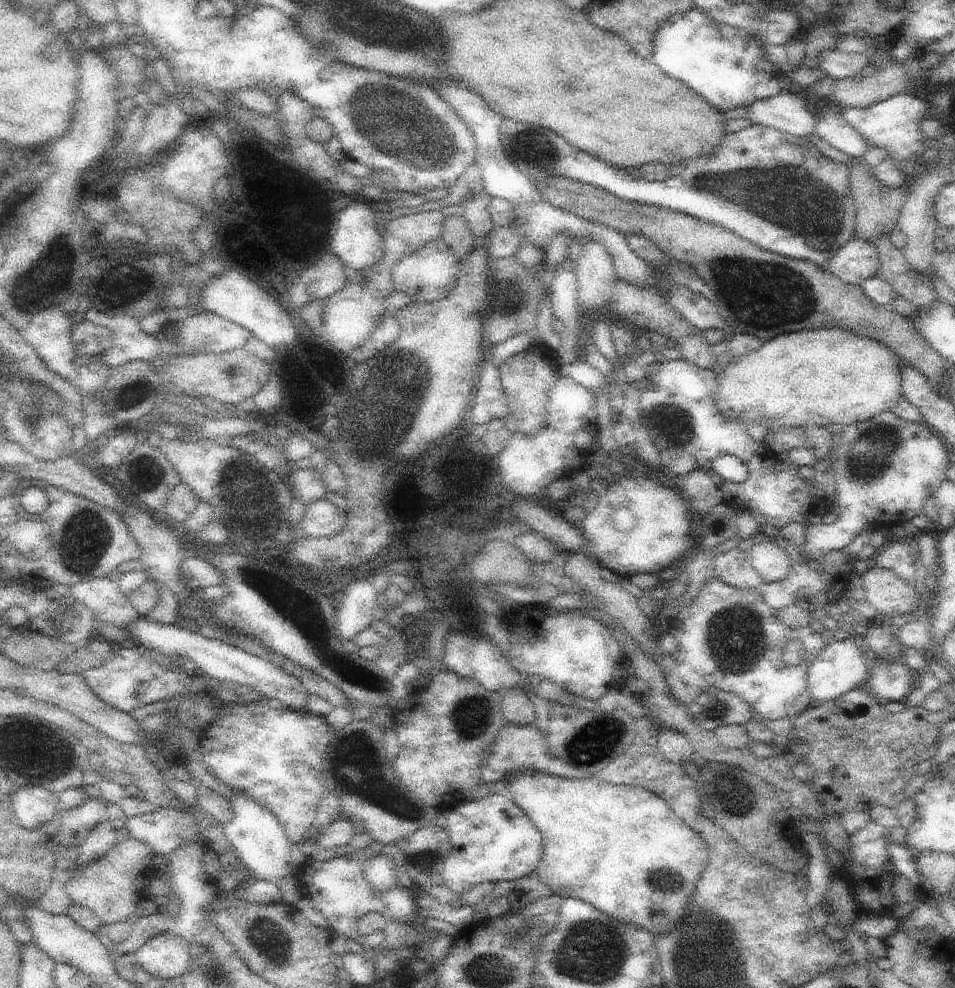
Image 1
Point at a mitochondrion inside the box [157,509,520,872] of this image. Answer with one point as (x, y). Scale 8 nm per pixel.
(286, 599)

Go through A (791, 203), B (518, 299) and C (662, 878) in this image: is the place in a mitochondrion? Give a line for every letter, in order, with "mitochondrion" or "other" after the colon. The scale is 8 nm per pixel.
A: mitochondrion
B: mitochondrion
C: mitochondrion

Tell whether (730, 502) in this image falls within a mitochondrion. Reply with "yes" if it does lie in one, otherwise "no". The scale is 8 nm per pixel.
no

